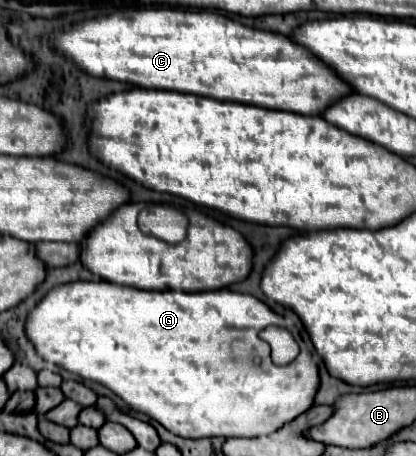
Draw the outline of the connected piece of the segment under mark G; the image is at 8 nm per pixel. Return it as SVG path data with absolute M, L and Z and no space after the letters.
M74 281L74 283L52 287L44 295L44 299L30 309L30 313L26 317L24 333L30 339L30 343L34 345L36 353L48 365L62 367L62 369L66 369L68 373L72 373L72 375L76 375L80 379L96 381L96 383L108 387L126 405L130 405L134 411L152 417L154 421L158 421L160 425L164 425L174 435L190 437L190 439L200 439L200 437L258 437L258 435L274 433L284 423L292 421L294 417L298 417L300 413L304 413L312 405L316 389L318 389L318 367L316 367L316 363L314 363L308 347L302 343L302 351L300 351L300 355L292 363L288 363L288 365L274 365L272 359L270 359L268 343L258 337L258 333L264 327L268 327L268 325L282 325L282 327L290 327L292 331L296 331L284 317L276 315L268 305L264 305L256 297L244 295L244 293L236 293L236 291L230 291L230 289L200 291L200 293L140 291L140 289L134 289L134 287L122 287L122 285L114 285L114 283L108 283L108 281Z

